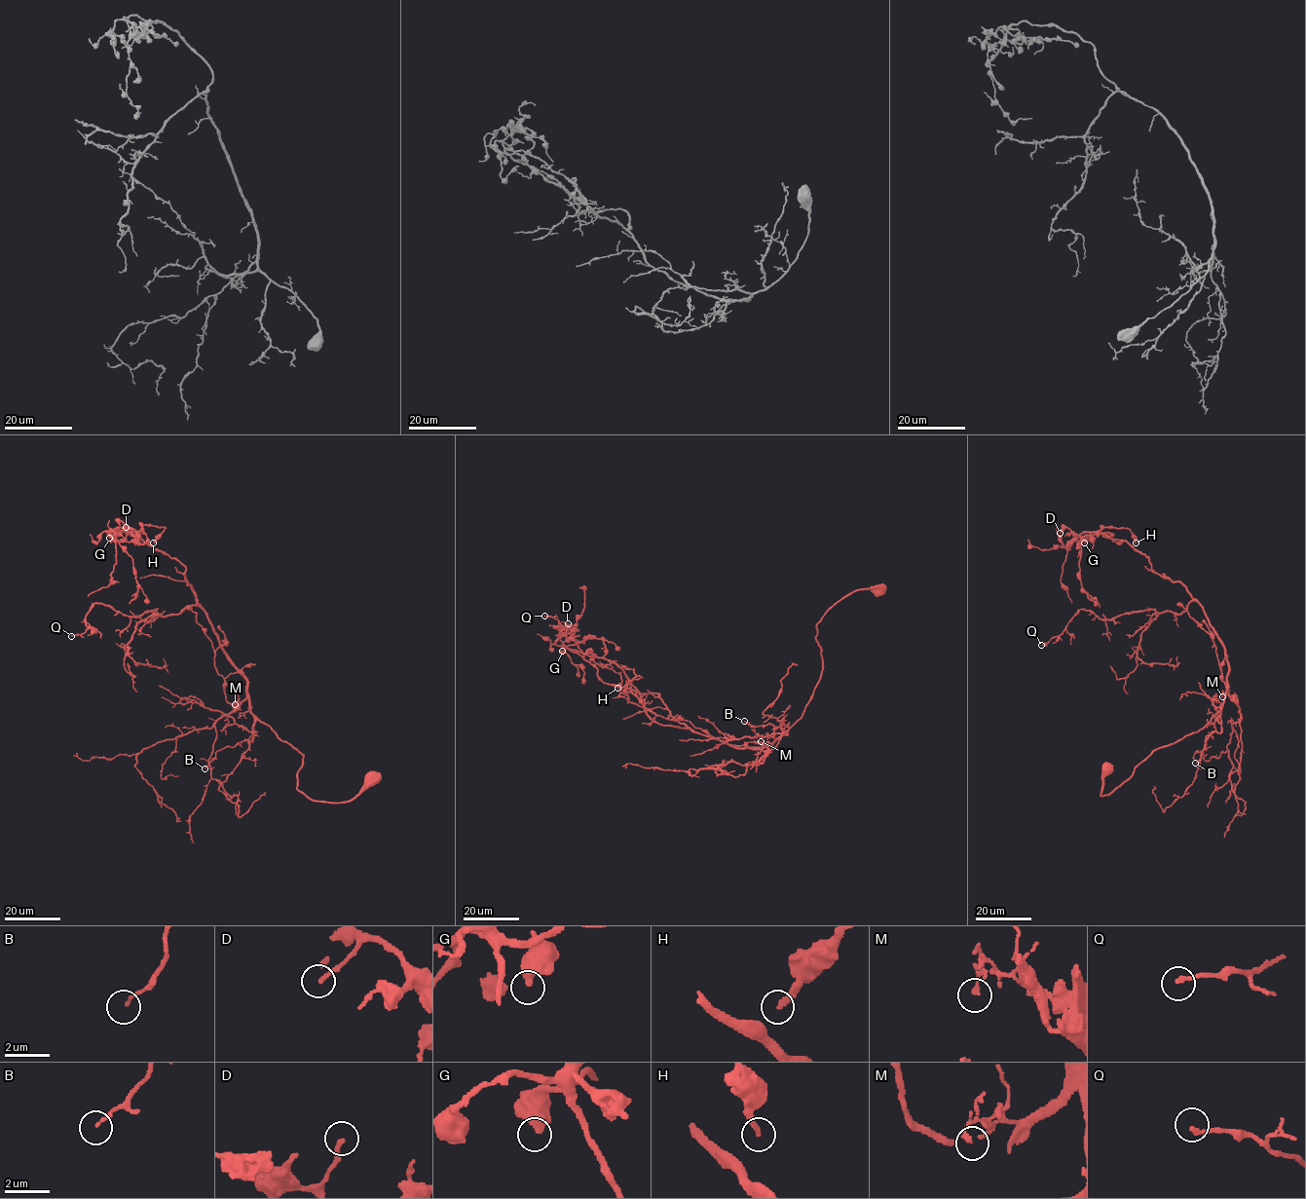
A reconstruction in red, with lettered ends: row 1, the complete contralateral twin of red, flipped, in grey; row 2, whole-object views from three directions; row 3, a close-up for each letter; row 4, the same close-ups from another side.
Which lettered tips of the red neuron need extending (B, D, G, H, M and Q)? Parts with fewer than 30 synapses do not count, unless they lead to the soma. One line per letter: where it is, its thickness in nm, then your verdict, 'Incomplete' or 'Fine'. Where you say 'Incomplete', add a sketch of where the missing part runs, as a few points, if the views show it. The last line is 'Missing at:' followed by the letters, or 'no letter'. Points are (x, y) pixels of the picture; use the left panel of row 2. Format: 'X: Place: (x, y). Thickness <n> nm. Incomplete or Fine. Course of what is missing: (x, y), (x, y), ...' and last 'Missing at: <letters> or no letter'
B: Place: (205, 768). Thickness 110 nm. Fine
D: Place: (126, 527). Thickness 200 nm. Fine
G: Place: (109, 538). Thickness 550 nm. Fine
H: Place: (153, 543). Thickness 240 nm. Fine
M: Place: (235, 704). Thickness 180 nm. Fine
Q: Place: (71, 636). Thickness 140 nm. Fine
Missing at: no letter

